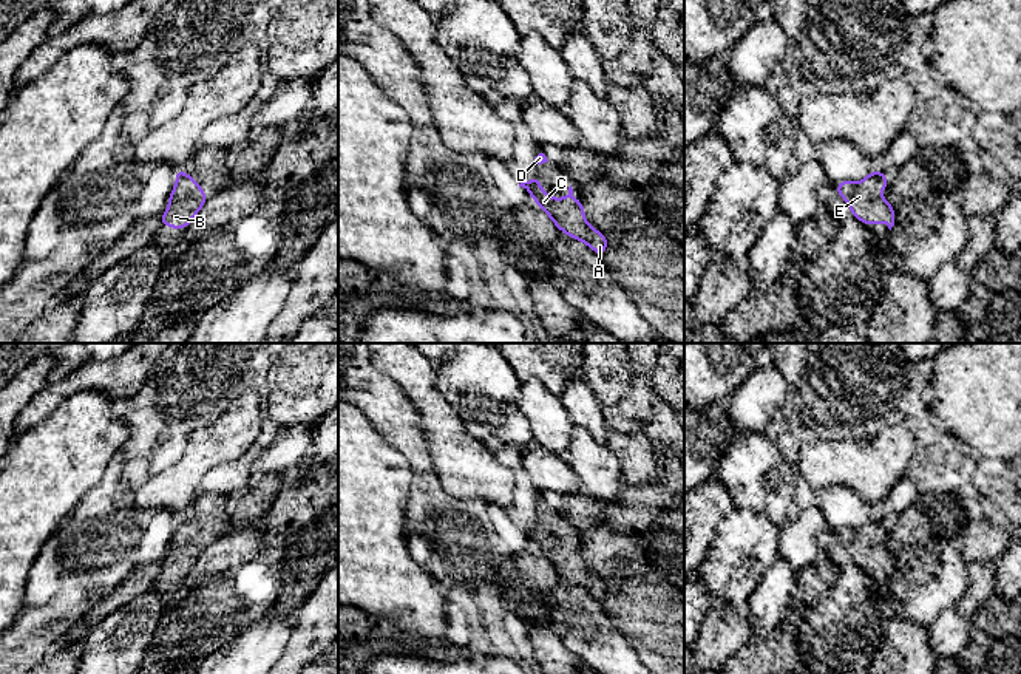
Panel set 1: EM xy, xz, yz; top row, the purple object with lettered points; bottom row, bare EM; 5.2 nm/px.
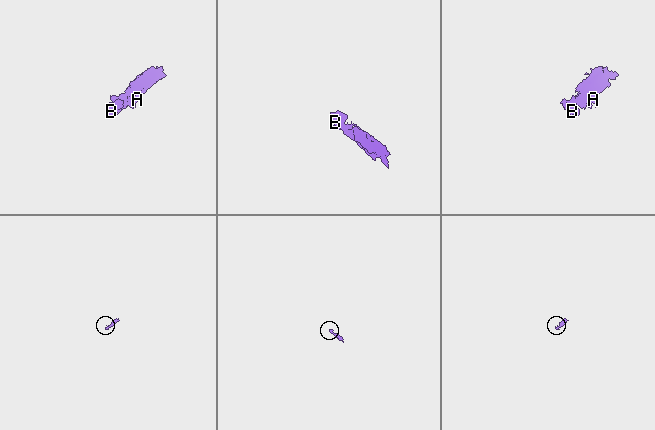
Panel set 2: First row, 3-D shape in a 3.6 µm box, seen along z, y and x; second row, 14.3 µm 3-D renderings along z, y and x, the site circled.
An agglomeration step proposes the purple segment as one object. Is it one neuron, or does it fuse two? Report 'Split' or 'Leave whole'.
Leave whole

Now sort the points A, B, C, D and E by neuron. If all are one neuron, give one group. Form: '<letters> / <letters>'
A B C D E

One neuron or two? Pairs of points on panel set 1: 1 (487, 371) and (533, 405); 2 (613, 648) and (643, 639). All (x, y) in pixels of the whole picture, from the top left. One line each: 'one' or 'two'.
1: two
2: two

